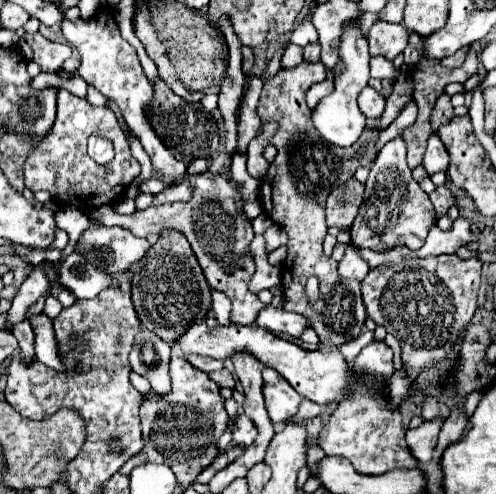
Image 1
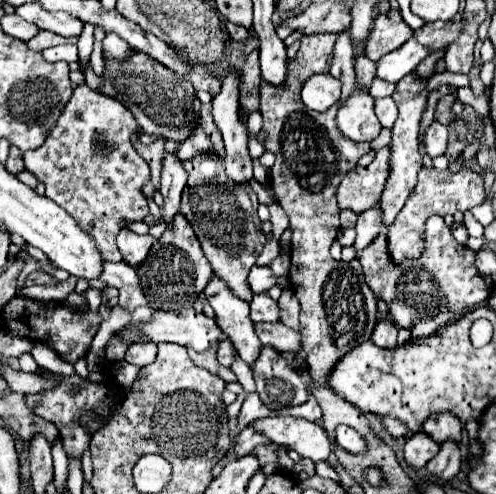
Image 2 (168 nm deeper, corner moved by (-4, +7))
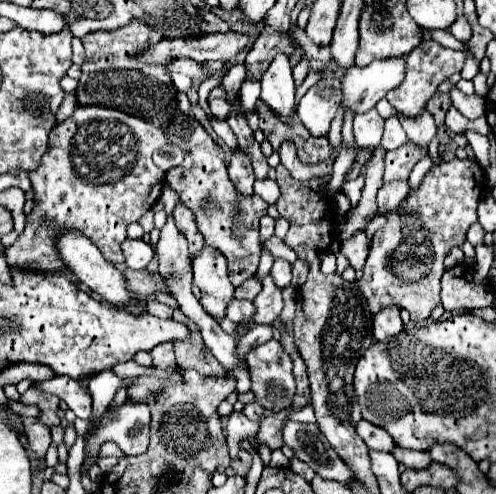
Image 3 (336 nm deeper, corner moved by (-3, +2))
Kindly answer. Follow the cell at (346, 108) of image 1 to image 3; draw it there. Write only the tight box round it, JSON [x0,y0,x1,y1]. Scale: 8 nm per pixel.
[353,111,385,147]

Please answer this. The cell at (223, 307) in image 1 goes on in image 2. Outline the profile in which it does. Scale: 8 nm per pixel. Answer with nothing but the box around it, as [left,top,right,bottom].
[230,356,256,392]

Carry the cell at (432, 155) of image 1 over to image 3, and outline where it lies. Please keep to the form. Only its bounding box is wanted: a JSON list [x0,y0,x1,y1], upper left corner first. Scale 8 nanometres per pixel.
[397,111,437,147]

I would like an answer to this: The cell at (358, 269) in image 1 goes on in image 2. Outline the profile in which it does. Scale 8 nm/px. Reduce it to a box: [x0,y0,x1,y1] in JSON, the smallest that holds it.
[354,206,382,252]

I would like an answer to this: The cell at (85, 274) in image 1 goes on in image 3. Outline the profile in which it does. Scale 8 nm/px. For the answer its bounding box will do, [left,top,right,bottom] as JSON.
[147,301,173,319]

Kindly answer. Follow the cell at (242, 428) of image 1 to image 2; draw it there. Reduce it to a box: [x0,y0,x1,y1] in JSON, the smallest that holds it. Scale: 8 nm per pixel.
[250,416,332,462]

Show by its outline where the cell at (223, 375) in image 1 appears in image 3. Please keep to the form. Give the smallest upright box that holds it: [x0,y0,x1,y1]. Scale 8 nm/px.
[173,308,225,375]

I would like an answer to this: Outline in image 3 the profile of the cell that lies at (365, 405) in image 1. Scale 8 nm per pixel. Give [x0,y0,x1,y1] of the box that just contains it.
[373,305,403,341]

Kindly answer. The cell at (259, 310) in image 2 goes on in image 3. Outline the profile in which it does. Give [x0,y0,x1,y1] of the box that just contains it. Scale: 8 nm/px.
[225,299,255,323]

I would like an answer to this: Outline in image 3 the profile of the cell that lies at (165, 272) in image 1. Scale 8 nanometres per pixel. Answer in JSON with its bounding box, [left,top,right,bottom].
[173,203,203,255]

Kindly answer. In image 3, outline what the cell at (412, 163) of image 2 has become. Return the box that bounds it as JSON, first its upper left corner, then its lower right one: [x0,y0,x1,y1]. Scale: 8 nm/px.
[387,35,463,115]

